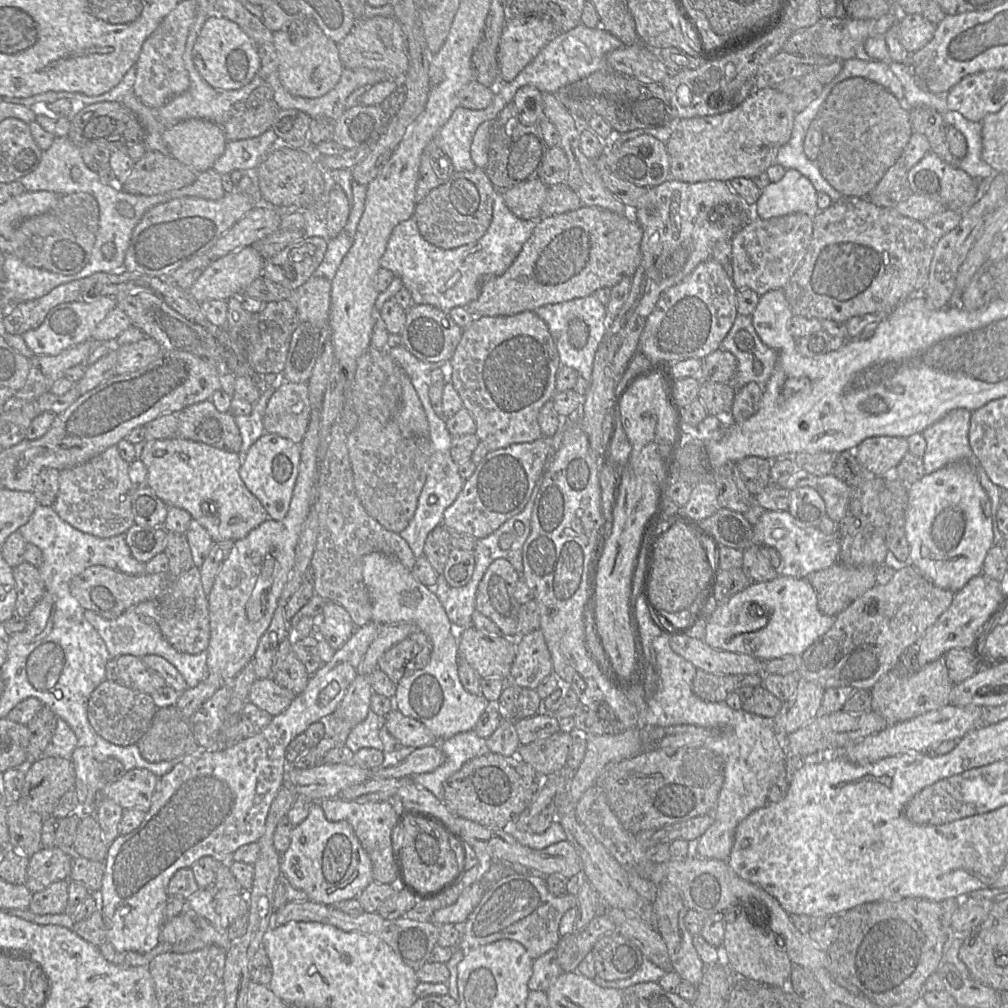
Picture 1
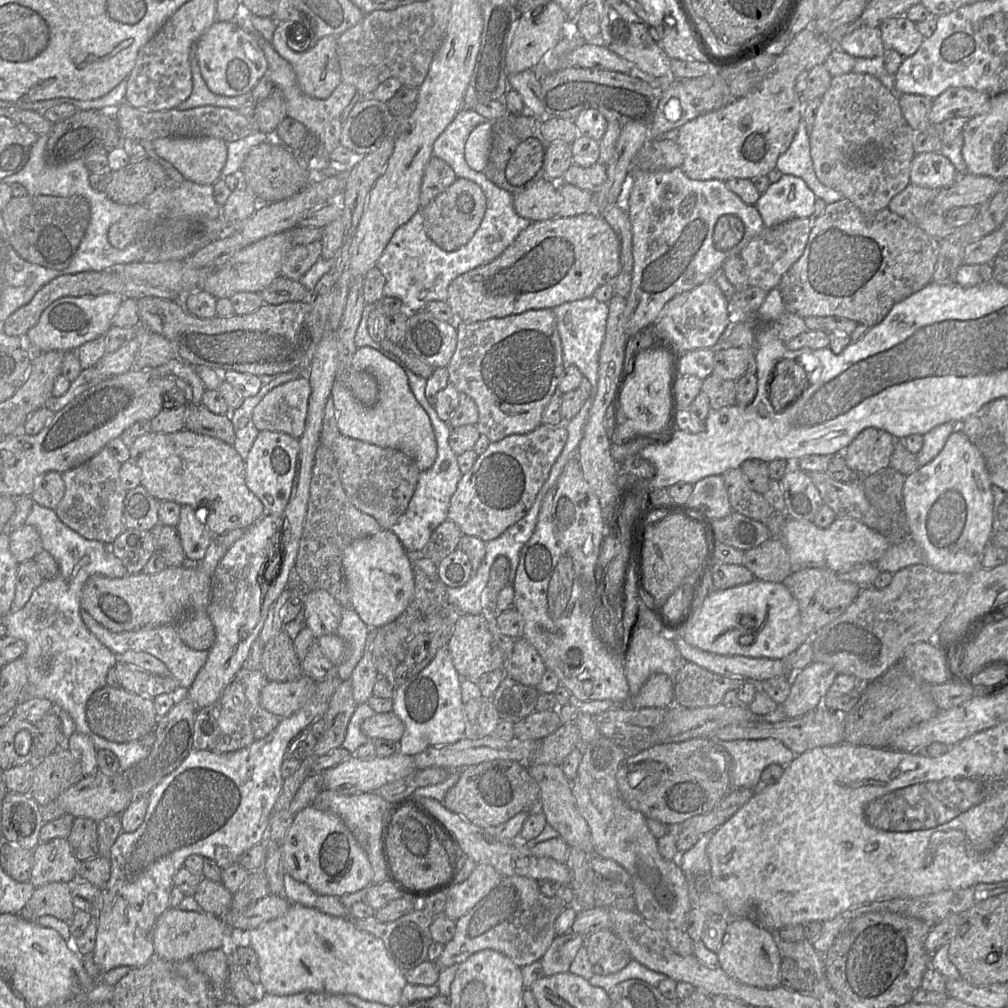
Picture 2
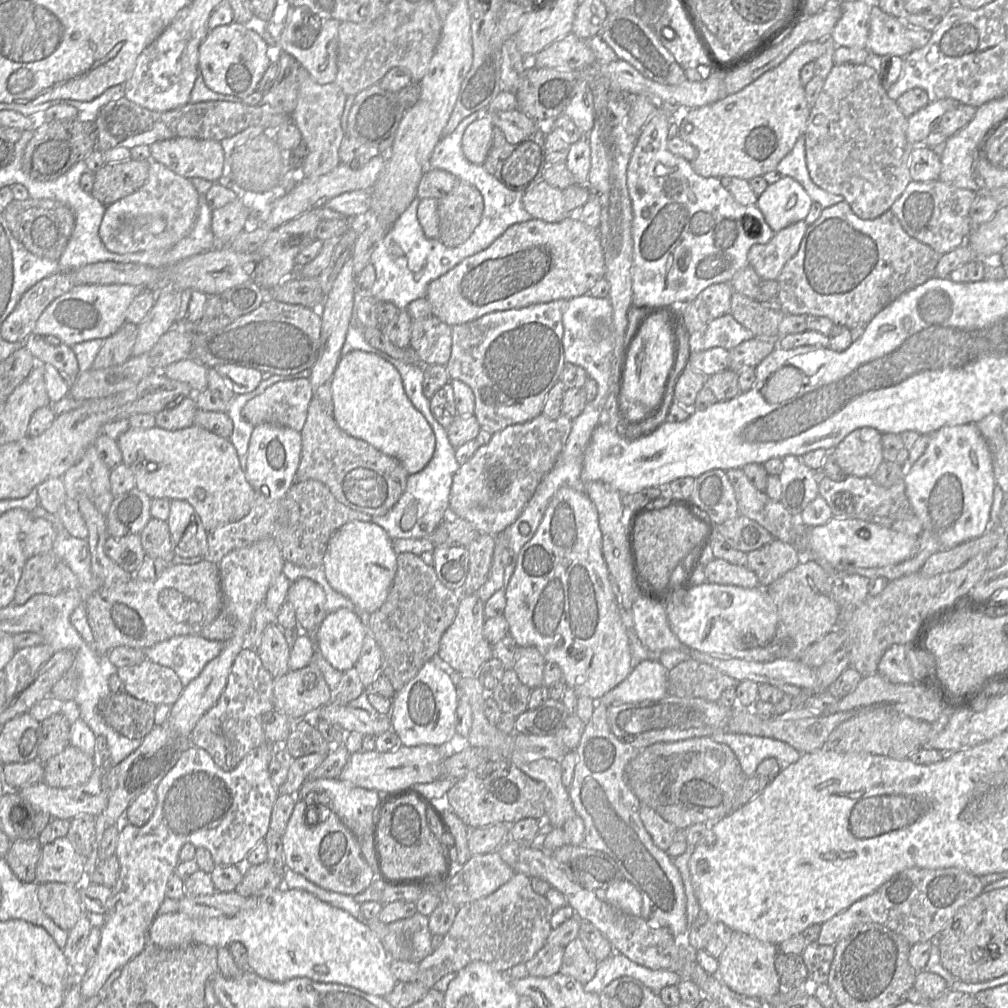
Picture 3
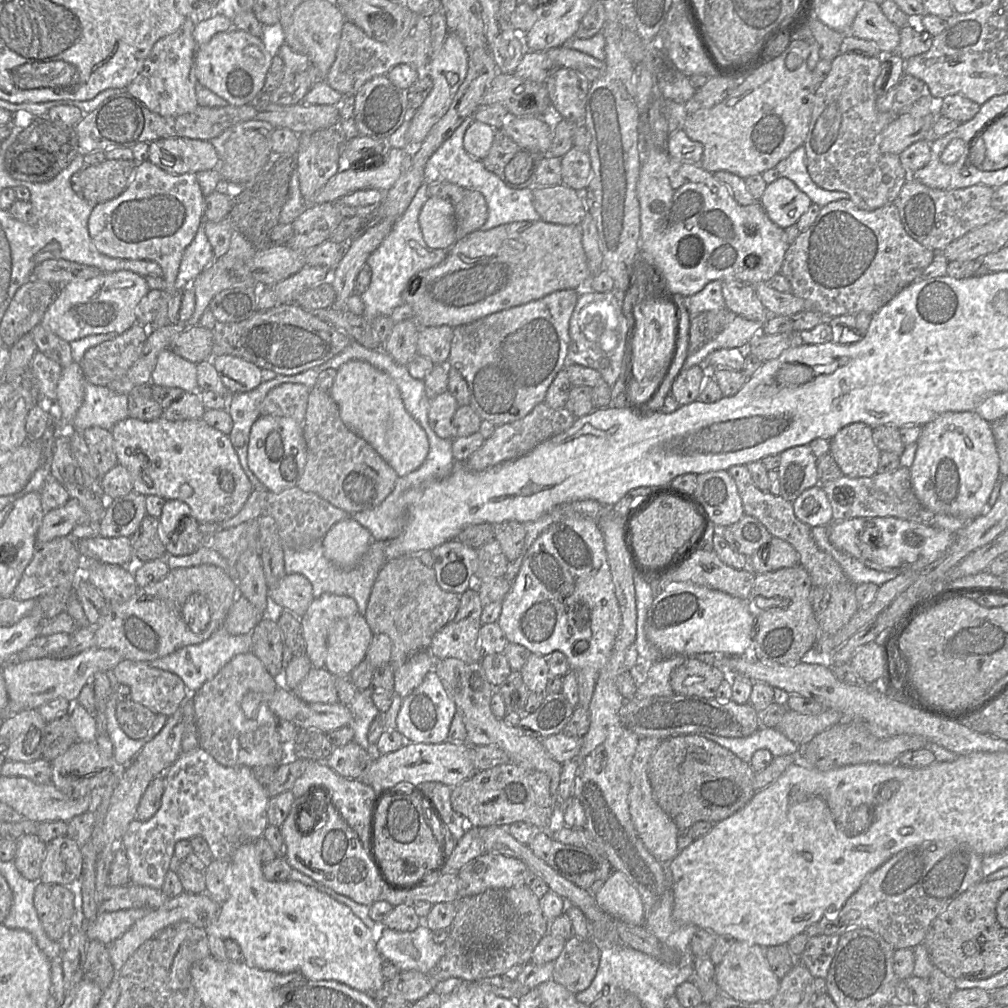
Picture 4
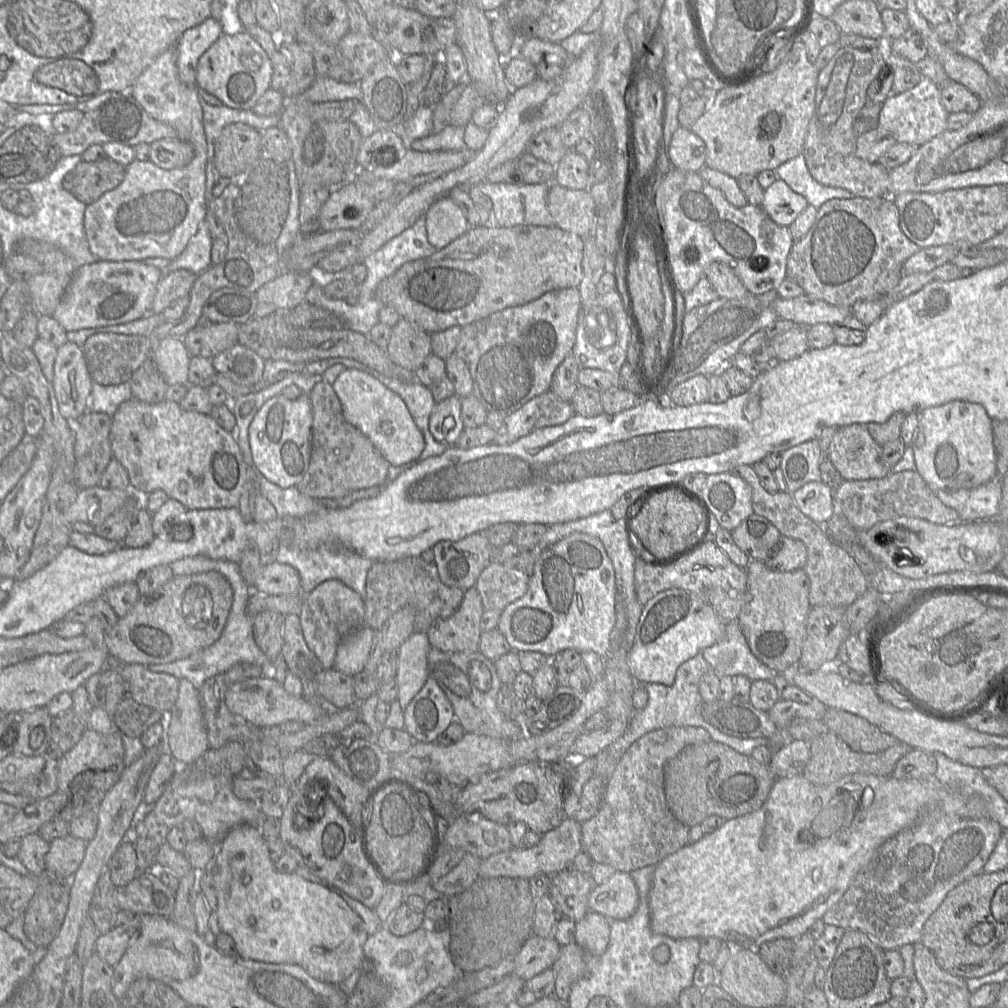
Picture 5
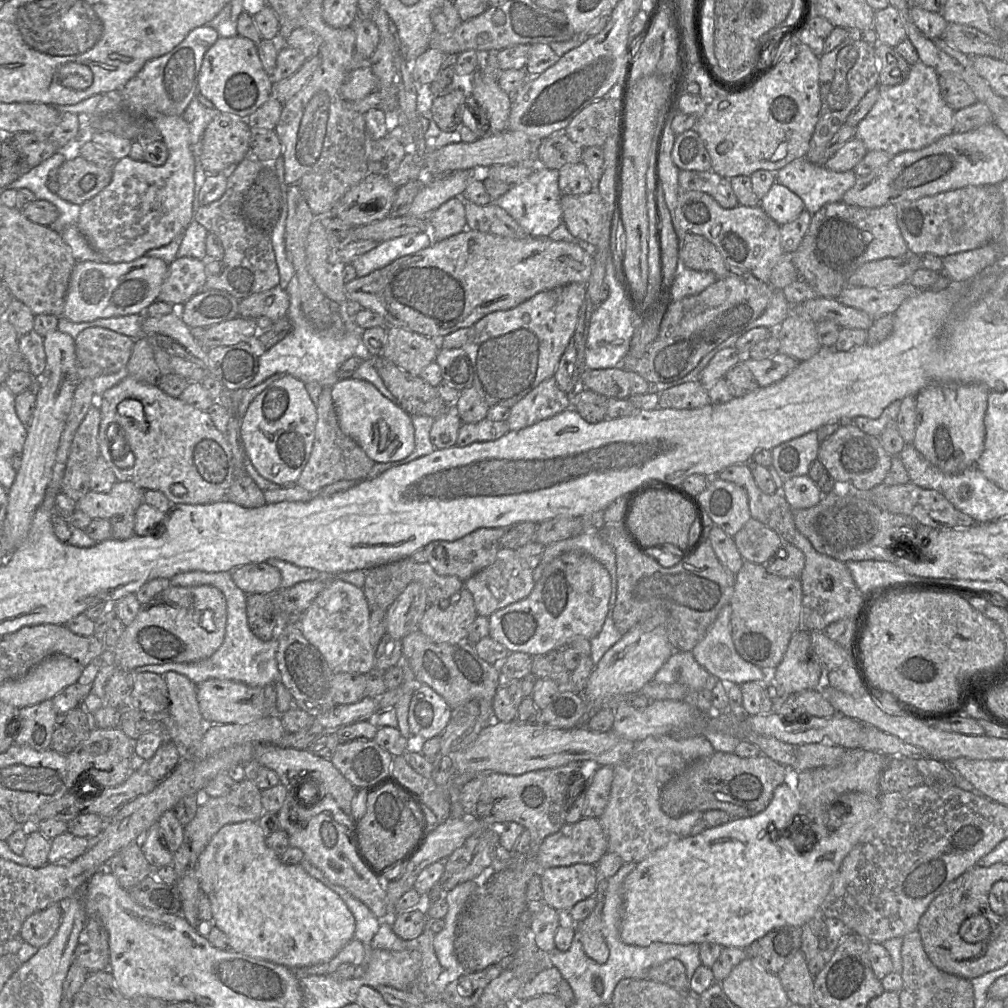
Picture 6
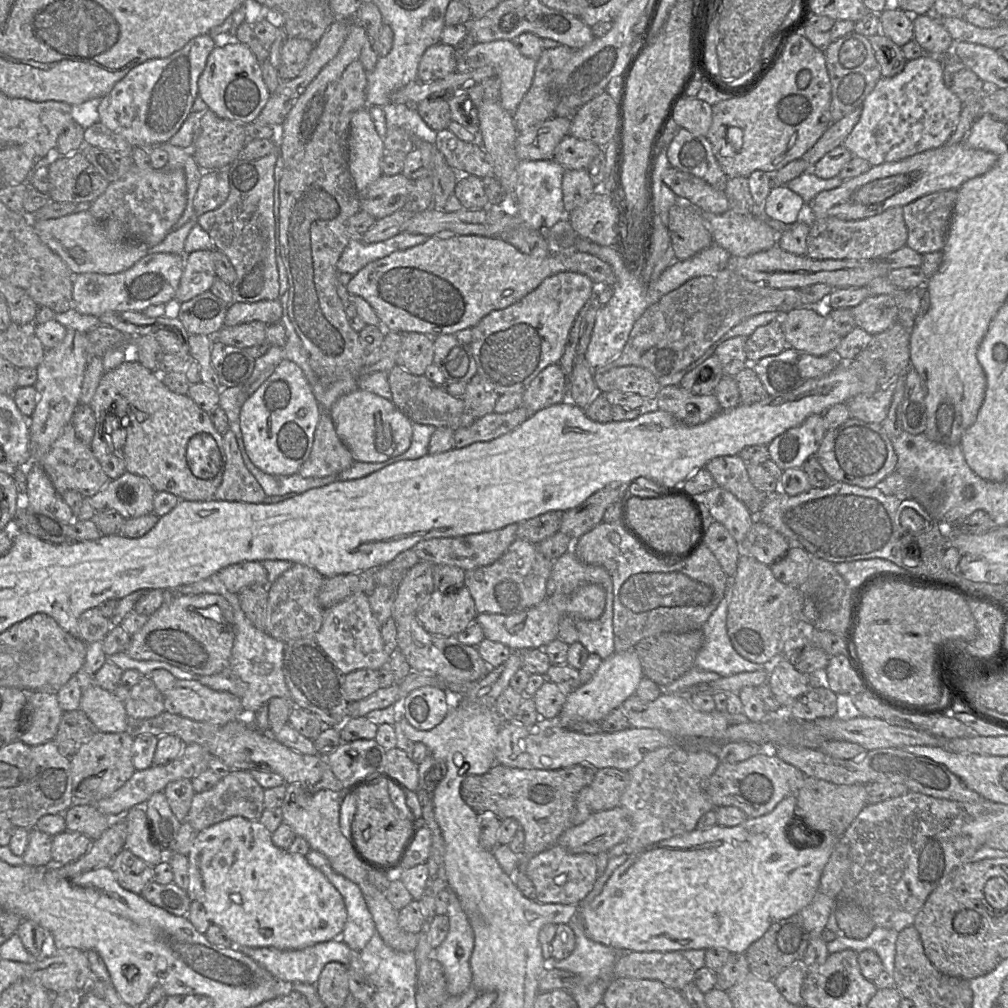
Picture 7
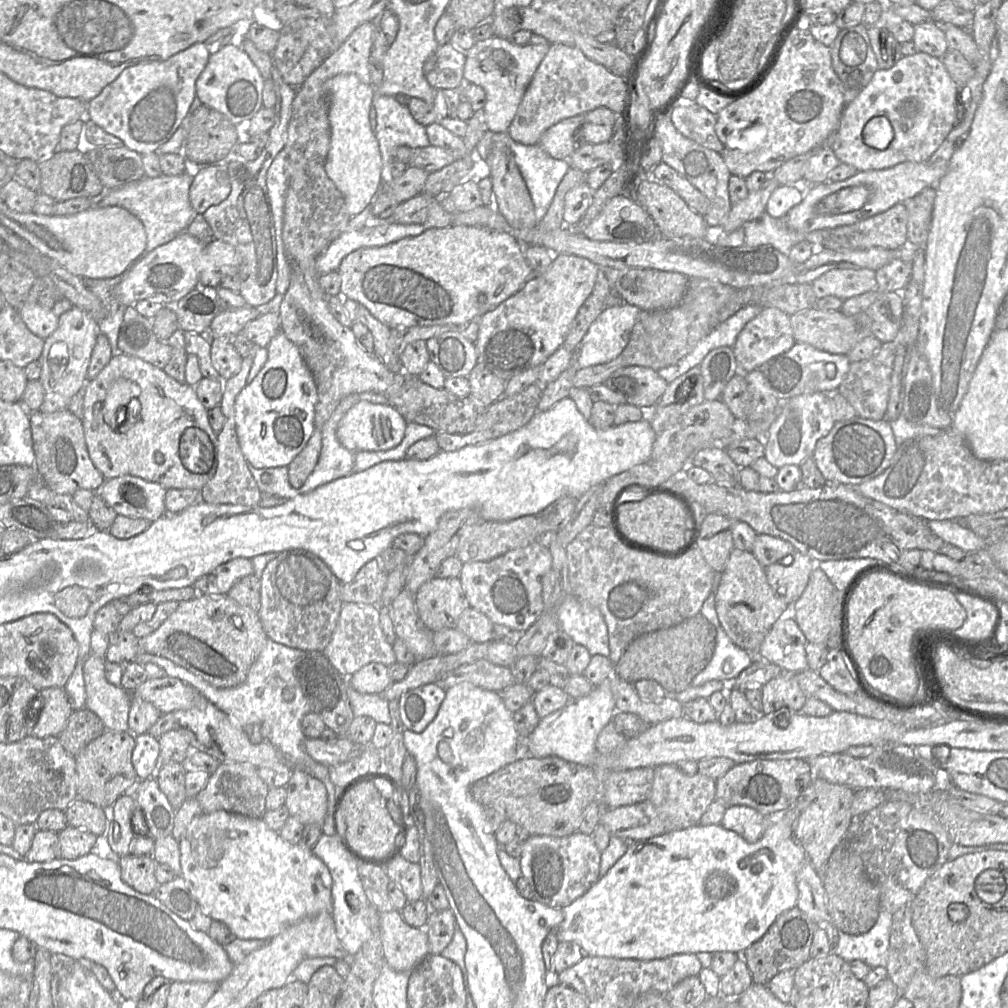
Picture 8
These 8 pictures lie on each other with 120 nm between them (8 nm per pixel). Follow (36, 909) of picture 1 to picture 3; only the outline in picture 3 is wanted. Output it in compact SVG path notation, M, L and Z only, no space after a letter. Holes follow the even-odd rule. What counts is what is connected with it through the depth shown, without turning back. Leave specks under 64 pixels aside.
M42 883L38 886L37 897L43 913L64 931L69 932L85 914L79 886Z

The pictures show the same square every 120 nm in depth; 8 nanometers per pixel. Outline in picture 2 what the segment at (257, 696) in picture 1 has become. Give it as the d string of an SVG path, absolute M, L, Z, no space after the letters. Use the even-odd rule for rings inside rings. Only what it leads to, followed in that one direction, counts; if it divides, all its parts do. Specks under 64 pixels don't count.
M305 674L288 682L267 681L260 693L260 705L280 719L288 717L312 697L316 685Z

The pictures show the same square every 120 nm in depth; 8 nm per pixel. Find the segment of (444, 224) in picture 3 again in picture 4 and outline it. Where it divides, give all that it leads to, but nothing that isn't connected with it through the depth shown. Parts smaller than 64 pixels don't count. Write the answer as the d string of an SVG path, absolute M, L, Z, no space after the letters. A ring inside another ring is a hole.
M465 189L462 200L454 206L456 241L480 229L488 217L488 205L482 193Z

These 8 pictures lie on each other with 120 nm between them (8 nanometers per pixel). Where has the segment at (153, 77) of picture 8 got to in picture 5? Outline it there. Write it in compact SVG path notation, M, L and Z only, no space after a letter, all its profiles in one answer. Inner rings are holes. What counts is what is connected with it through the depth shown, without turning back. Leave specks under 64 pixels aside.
M206 18L187 29L176 43L177 69L180 80L188 86L196 85L196 70L201 55L220 37L220 21Z

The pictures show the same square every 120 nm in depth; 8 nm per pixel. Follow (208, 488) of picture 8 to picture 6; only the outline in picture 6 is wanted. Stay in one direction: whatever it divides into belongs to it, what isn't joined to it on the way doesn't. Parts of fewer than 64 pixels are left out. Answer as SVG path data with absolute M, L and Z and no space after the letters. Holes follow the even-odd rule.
M235 467L235 477L231 486L229 487L225 499L247 508L258 508L266 504L263 491L246 472L245 467L243 470L237 469Z

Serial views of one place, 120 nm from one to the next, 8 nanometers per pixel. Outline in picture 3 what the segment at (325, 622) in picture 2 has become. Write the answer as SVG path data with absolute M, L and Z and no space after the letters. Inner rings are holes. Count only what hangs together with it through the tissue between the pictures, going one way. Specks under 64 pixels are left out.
M307 577L291 582L287 593L287 602L295 610L301 631L309 635L314 635L317 632L328 615L323 588Z

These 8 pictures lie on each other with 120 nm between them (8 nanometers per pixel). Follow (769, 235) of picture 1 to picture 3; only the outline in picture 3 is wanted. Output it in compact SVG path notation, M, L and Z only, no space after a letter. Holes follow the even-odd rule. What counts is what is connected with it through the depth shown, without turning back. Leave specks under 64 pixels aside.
M801 220L775 232L767 243L753 245L748 252L748 265L761 280L777 280L783 266L797 253L807 227Z

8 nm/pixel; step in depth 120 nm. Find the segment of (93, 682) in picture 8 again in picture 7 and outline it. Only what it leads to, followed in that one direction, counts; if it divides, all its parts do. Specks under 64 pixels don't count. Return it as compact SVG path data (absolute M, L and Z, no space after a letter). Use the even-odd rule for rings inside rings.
M96 683L83 690L80 709L100 732L126 731L128 714L125 703L113 692L101 688Z

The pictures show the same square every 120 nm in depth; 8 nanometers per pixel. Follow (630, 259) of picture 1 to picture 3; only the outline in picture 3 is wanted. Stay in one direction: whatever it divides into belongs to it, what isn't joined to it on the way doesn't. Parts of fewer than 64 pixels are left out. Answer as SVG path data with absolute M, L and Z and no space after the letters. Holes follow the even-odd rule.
M570 214L560 222L546 222L540 219L528 220L509 226L505 232L495 239L486 249L466 257L447 273L431 281L427 287L425 298L429 301L432 308L432 316L438 318L449 326L464 324L476 320L483 315L495 311L523 308L532 304L546 303L554 300L569 300L584 294L588 294L591 287L605 276L605 260L603 249L600 242L598 229L593 229L582 222L577 215Z

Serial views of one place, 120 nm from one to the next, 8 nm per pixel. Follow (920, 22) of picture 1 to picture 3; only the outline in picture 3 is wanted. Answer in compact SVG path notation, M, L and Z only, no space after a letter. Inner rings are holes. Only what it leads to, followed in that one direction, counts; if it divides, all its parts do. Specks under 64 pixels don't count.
M872 3L866 48L878 56L893 55L904 58L913 49L903 18L891 16Z

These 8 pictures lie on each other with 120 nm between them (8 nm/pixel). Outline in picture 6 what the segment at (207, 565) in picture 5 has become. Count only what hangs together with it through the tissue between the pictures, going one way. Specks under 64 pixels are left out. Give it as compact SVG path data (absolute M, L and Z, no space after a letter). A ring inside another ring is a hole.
M182 572L170 579L170 585L182 587L211 585L218 588L224 594L227 603L227 622L224 641L218 650L206 659L192 663L165 663L140 666L132 671L134 674L153 672L163 675L166 672L176 672L186 676L196 685L209 679L220 679L237 681L249 686L264 688L272 682L281 681L276 661L278 641L276 638L263 641L251 631L246 610L247 594L235 584L231 572Z

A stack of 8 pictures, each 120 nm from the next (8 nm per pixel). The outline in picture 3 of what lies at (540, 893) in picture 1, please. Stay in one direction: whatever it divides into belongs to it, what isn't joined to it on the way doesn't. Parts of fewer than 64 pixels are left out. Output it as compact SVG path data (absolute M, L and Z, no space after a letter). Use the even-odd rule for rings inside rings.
M514 874L491 895L458 907L455 920L444 935L442 944L418 963L418 973L412 983L430 990L447 974L459 972L475 961L486 962L501 972L508 972L512 967L526 963L546 945L552 931L554 912L545 896L533 890L530 877Z

